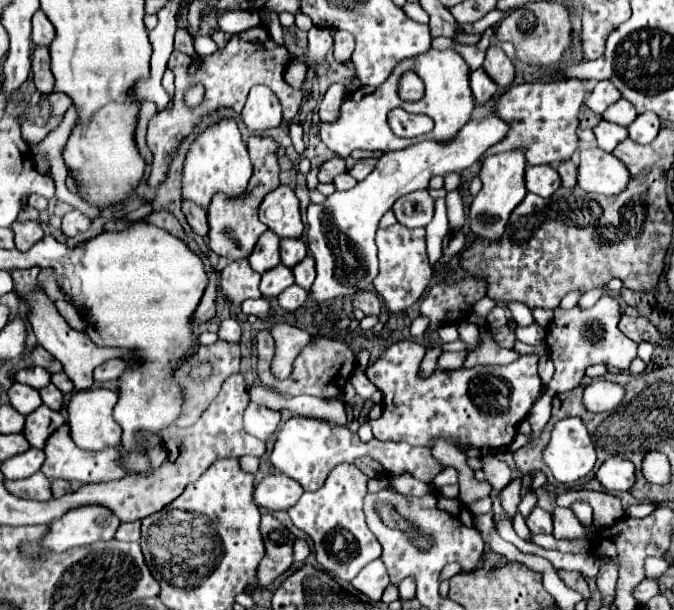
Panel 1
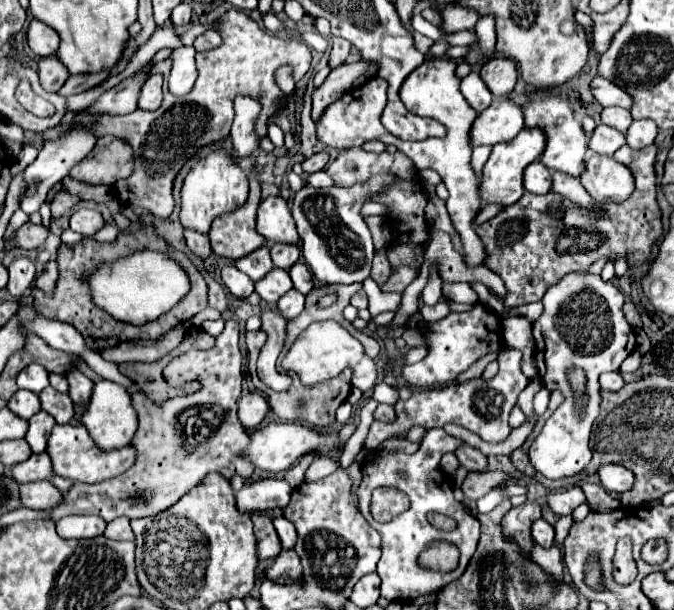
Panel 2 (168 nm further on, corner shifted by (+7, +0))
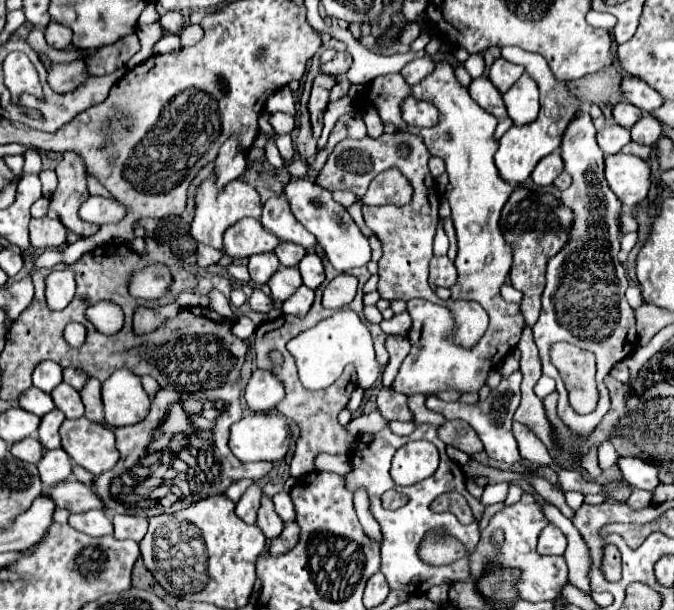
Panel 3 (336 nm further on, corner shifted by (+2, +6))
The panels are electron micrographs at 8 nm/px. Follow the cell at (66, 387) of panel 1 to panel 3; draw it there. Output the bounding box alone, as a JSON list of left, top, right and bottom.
[63,367,89,391]

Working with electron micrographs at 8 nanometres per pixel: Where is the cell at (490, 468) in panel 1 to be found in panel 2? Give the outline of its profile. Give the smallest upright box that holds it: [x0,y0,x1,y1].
[456,445,488,471]

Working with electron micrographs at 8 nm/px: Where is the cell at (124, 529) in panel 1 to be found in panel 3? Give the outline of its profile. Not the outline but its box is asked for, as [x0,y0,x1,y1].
[113,515,147,543]

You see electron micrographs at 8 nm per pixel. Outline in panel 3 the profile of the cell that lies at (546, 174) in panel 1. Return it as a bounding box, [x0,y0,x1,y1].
[531,151,563,185]

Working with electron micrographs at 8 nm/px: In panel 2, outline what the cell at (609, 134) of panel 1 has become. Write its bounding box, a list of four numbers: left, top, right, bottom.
[590,125,626,155]

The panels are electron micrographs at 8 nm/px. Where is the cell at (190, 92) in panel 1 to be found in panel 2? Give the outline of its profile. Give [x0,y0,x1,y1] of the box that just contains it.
[168,47,198,97]

